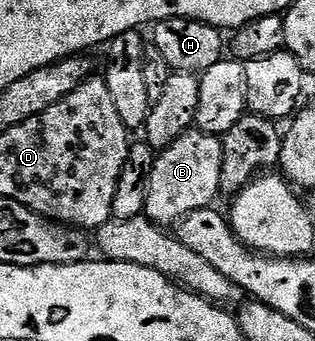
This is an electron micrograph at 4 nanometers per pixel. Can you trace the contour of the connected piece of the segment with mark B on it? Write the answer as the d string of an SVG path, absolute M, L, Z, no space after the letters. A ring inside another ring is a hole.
M195 127L183 133L174 143L170 143L170 147L162 150L157 156L156 162L152 164L152 170L148 176L148 194L146 195L146 207L144 208L143 216L158 226L172 227L186 215L190 215L199 209L209 208L215 202L212 200L221 196L220 176L222 175L223 154L224 142L217 134L201 133Z

